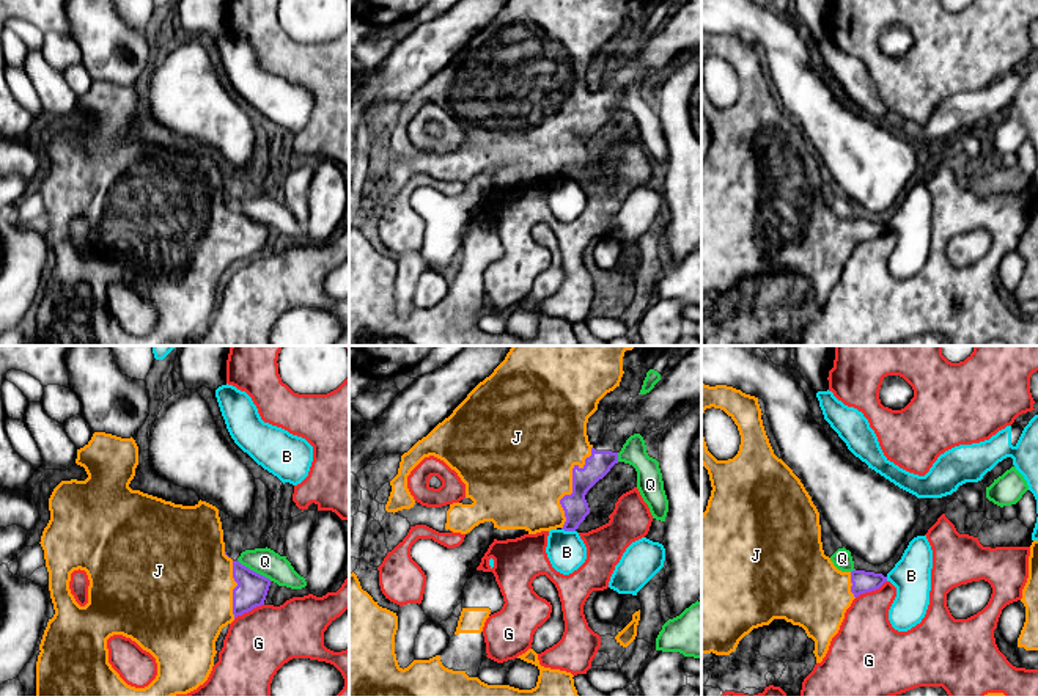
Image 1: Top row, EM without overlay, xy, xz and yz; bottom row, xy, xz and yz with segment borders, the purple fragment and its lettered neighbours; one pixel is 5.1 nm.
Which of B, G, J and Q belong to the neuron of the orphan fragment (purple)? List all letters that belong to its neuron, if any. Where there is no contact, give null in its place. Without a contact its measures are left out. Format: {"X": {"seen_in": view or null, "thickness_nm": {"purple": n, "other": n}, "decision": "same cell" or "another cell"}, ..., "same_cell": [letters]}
{"B": {"seen_in": "xz", "thickness_nm": {"purple": 130, "other": 200}, "decision": "another cell"}, "G": {"seen_in": "yz", "thickness_nm": {"purple": 110, "other": 300}, "decision": "another cell"}, "J": {"seen_in": "xz", "thickness_nm": {"purple": 130, "other": 460}, "decision": "same cell"}, "Q": {"seen_in": "xy", "thickness_nm": {"purple": 160, "other": 140}, "decision": "another cell"}, "same_cell": ["J"]}

